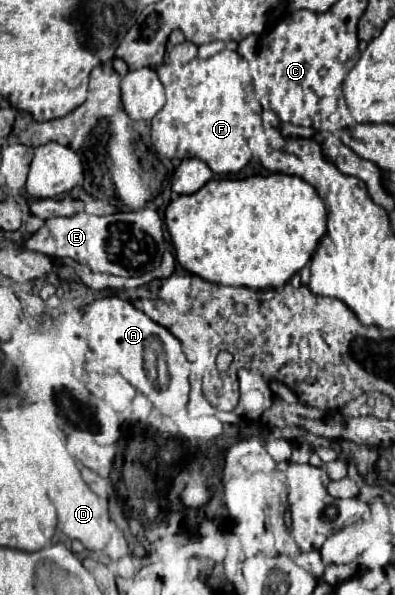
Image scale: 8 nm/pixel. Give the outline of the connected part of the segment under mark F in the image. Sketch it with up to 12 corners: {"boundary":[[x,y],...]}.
{"boundary":[[224,49],[166,63],[150,121],[166,159],[222,177],[252,157],[260,129],[248,63]]}

